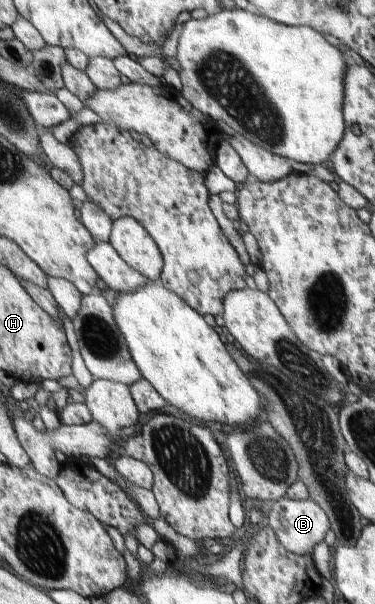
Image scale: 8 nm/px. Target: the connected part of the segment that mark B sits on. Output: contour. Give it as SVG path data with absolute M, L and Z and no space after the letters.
M286 496L280 501L274 501L268 518L270 528L277 530L282 535L282 542L287 544L286 548L297 555L310 554L314 551L314 546L324 540L326 532L331 529L329 515L317 502L308 498L306 500L292 500Z

